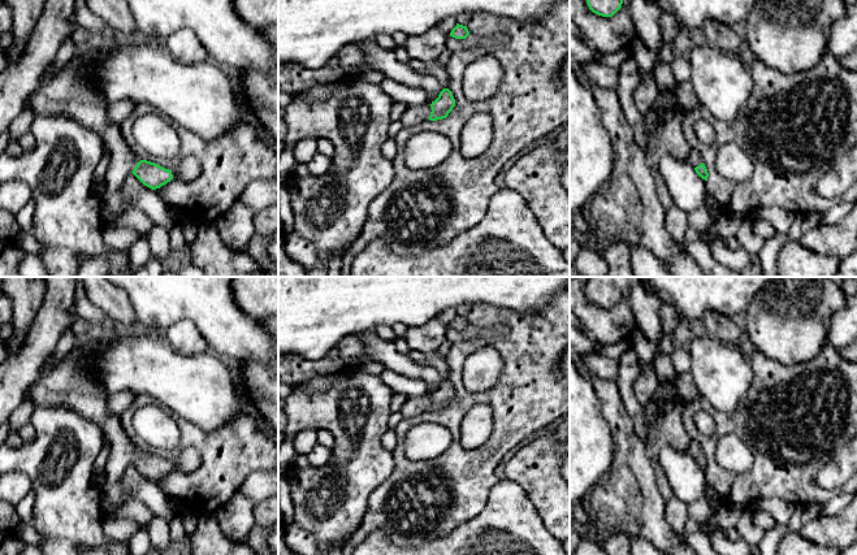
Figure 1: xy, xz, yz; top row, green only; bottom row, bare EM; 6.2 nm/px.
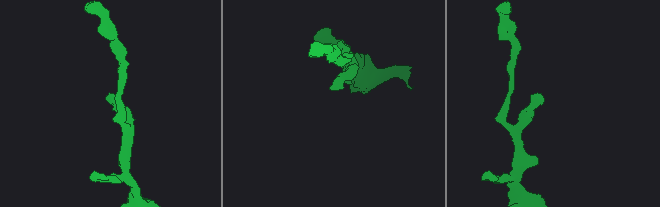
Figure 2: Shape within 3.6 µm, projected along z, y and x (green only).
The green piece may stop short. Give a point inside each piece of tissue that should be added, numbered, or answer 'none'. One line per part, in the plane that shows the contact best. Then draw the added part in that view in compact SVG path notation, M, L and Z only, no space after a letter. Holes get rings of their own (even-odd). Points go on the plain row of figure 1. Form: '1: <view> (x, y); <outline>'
1: xz (414, 406); M430 396L407 398L406 403L401 408L401 413L404 419L417 416L427 412L430 407Z

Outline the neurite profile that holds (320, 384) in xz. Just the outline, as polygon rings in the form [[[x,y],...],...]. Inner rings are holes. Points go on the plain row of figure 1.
[[[368,361],[359,367],[346,367],[336,374],[317,376],[310,380],[306,385],[306,389],[310,394],[325,393],[338,378],[350,376],[355,370],[362,370],[375,376],[380,376],[381,365],[376,361]]]

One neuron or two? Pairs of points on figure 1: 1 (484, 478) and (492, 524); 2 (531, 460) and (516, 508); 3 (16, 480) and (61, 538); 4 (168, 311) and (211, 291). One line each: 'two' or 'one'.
1: two
2: two
3: two
4: one

